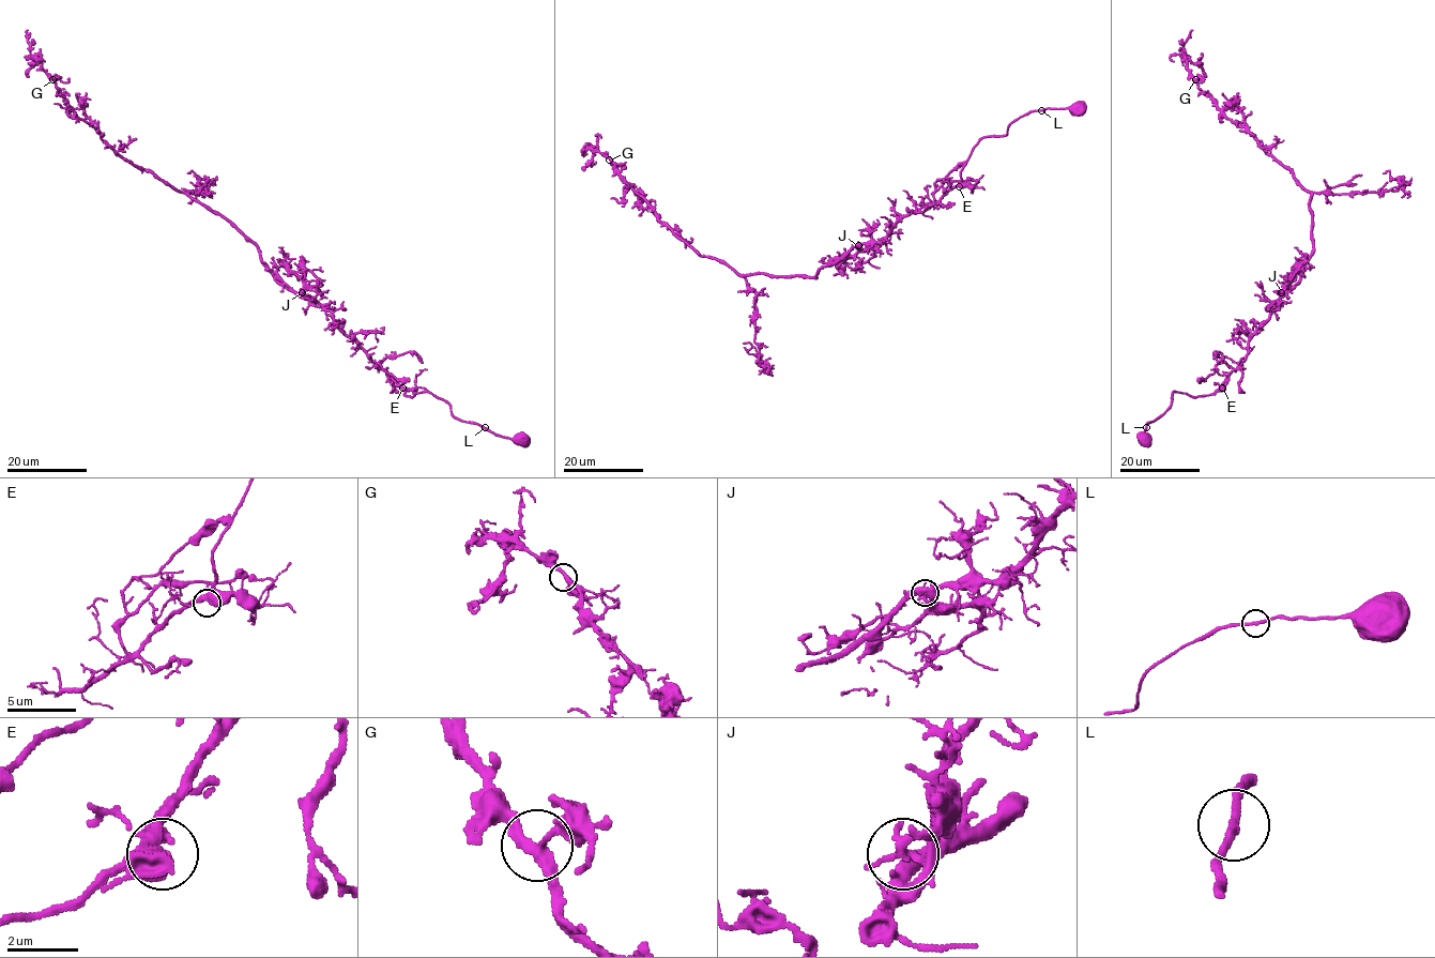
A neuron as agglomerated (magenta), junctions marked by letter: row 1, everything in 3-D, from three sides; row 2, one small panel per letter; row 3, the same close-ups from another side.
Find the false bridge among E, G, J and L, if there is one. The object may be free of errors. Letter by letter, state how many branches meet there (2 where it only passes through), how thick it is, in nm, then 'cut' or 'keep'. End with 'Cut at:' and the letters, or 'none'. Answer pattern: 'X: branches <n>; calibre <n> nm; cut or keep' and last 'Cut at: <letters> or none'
E: branches 3; calibre 440 nm; keep
G: branches 3; calibre 280 nm; keep
J: branches 2; calibre 200 nm; keep
L: branches 2; calibre 240 nm; keep
Cut at: none

